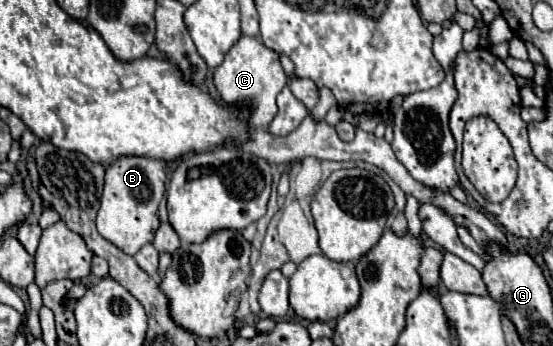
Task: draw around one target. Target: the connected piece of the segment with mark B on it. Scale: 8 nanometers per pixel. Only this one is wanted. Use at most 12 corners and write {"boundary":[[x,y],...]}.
{"boundary":[[152,158],[106,168],[98,232],[134,256],[154,240],[166,172]]}

